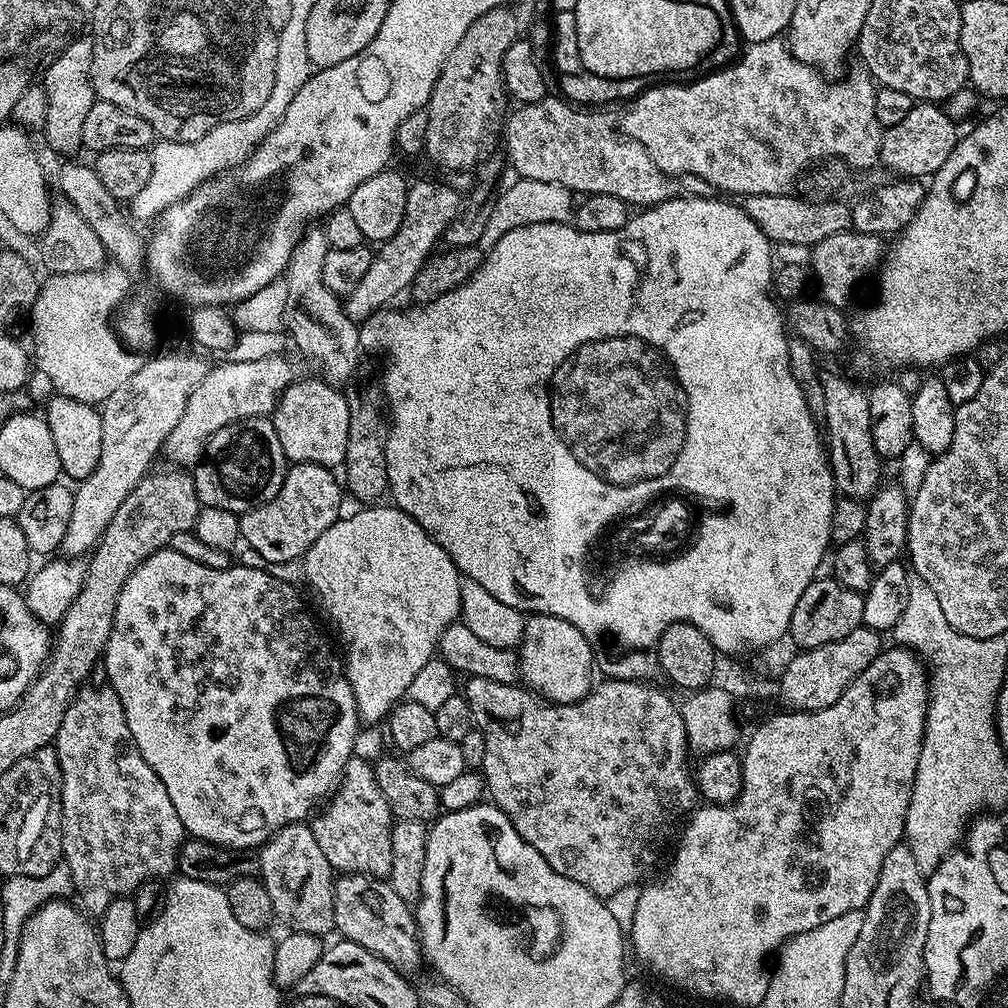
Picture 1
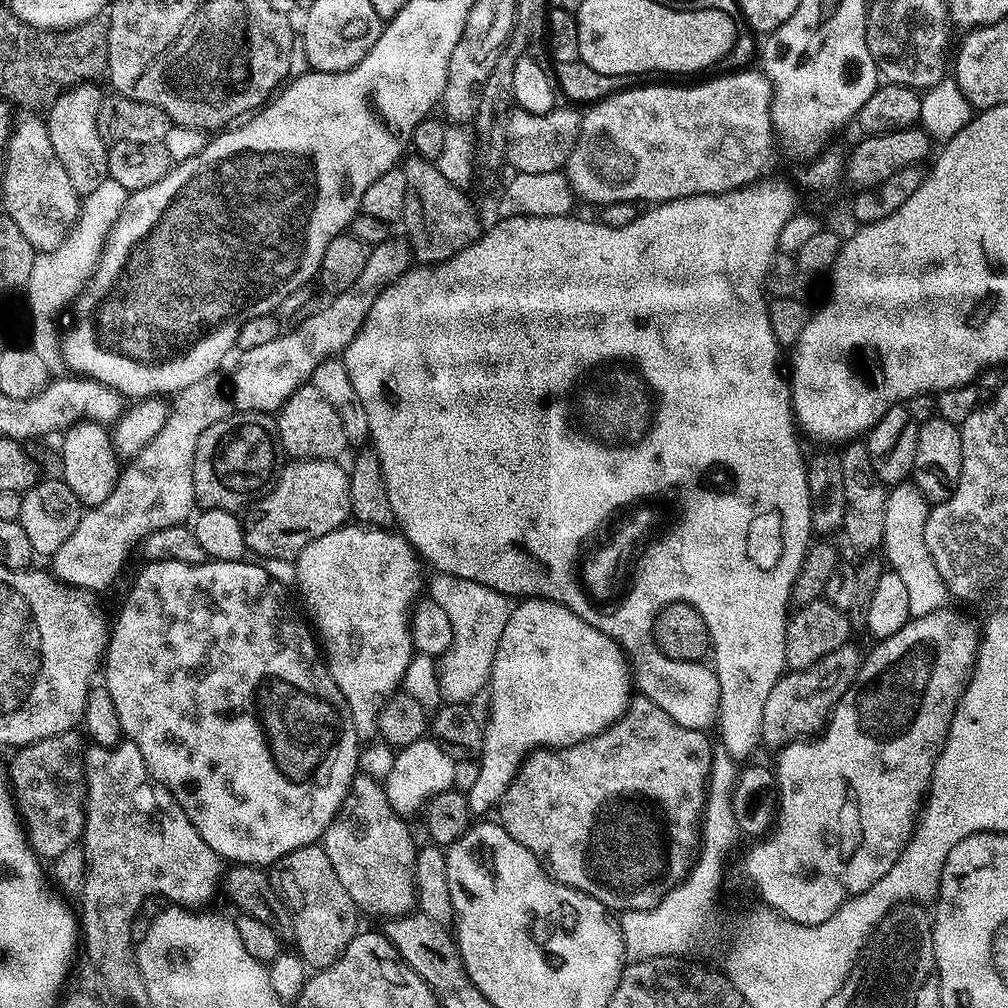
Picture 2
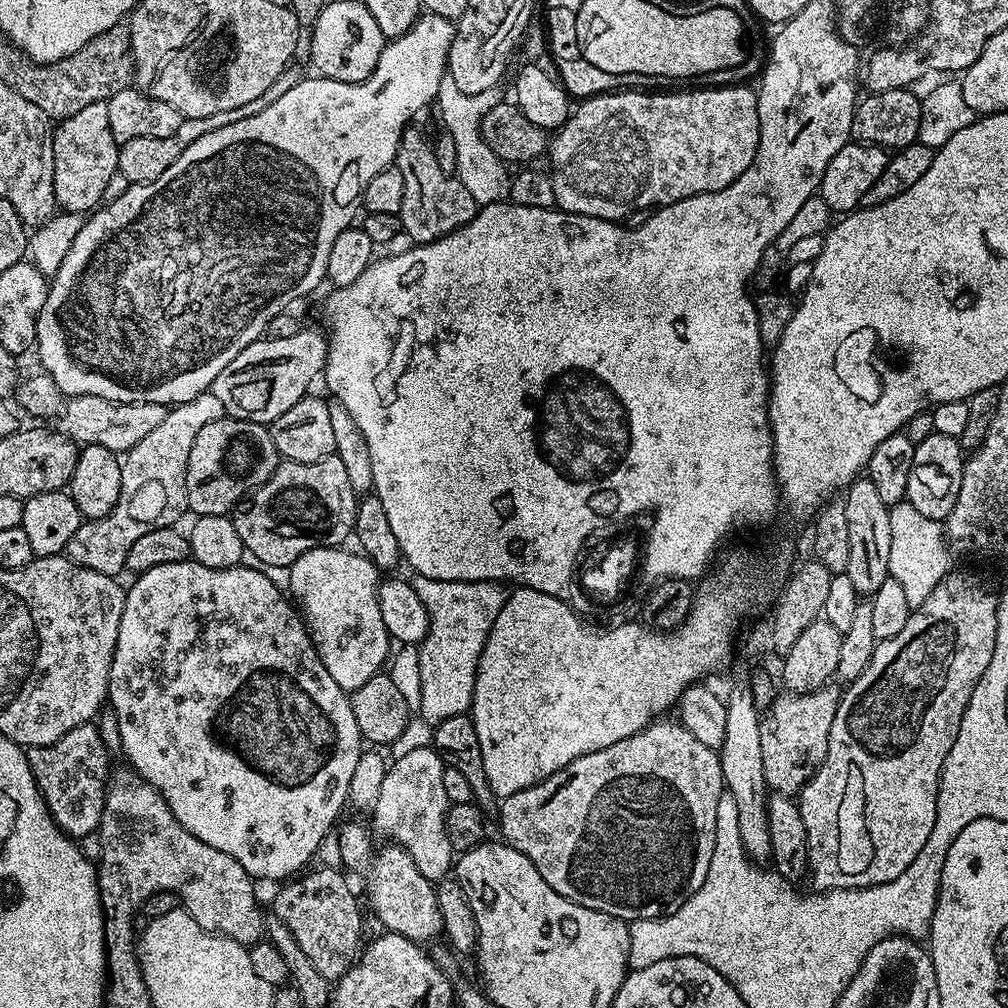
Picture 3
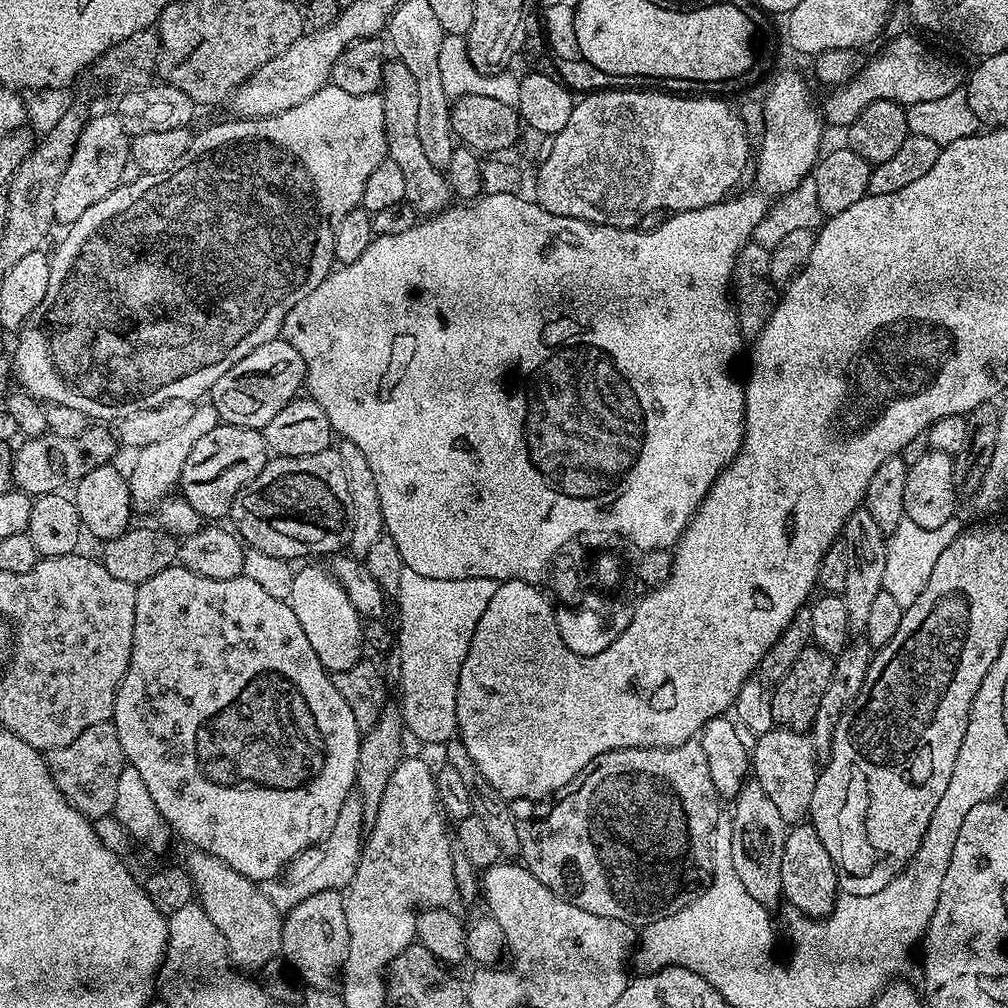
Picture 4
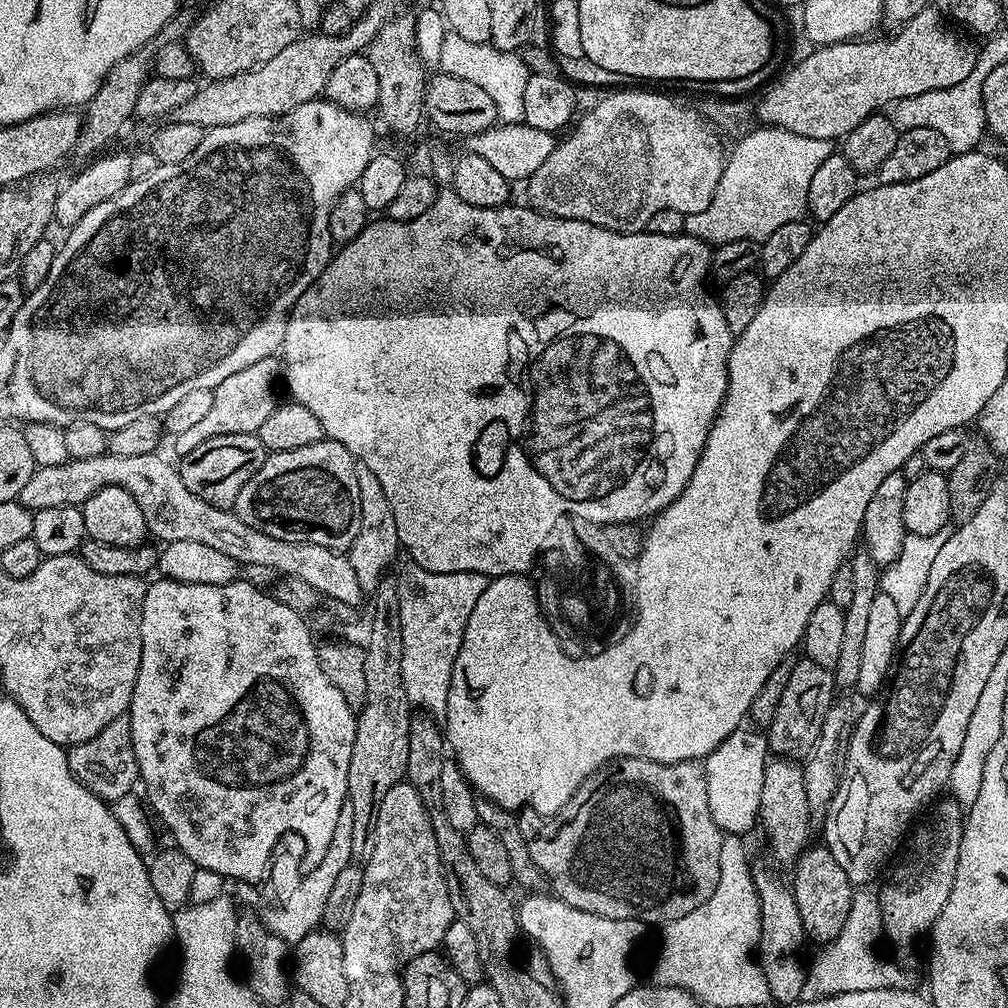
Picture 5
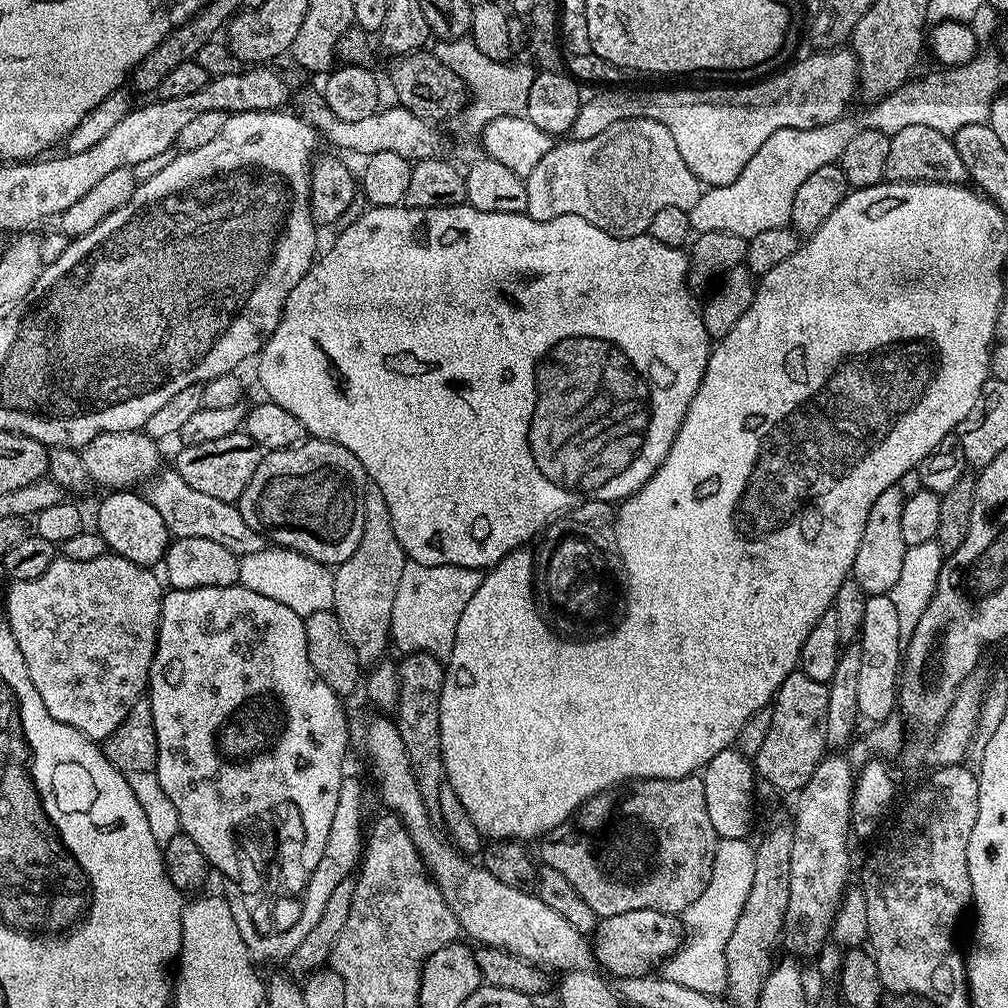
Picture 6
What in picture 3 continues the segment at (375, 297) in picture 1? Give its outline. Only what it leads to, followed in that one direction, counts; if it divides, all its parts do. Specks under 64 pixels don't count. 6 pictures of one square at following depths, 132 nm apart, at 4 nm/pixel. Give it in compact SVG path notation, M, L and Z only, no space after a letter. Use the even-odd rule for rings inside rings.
M308 326L290 338L261 338L254 341L218 378L210 391L222 402L225 413L233 420L249 420L271 425L273 420L286 414L294 402L309 395L311 386L323 373L328 357L328 341L323 331L315 332Z

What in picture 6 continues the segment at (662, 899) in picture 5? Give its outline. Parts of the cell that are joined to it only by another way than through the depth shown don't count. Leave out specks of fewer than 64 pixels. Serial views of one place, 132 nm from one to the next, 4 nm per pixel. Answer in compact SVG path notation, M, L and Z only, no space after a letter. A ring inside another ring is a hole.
M699 775L630 780L597 792L570 819L547 832L539 841L539 859L558 870L586 898L597 917L626 914L630 910L683 914L697 898L702 898L702 890L710 882L717 839L706 811L704 781Z

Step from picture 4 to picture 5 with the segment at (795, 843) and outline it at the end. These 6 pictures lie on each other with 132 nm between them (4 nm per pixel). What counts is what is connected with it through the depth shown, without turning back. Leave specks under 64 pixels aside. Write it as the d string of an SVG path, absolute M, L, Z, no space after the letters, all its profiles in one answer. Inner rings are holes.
M809 846L796 860L791 869L790 887L794 894L794 902L798 902L798 915L802 917L805 937L809 941L817 940L817 945L829 944L838 934L842 934L842 926L846 926L846 918L850 918L850 906L854 895L854 886L850 878L846 878L846 870L838 866L834 854L826 846Z

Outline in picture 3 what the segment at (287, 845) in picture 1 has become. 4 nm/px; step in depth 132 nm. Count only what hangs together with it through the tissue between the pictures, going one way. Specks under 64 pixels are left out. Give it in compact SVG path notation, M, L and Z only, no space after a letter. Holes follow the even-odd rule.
M316 866L313 872L307 872L289 879L281 887L285 888L277 894L271 911L279 920L286 922L290 934L294 934L306 958L310 958L314 970L318 970L322 978L335 982L341 976L347 976L362 948L360 904L343 871Z

